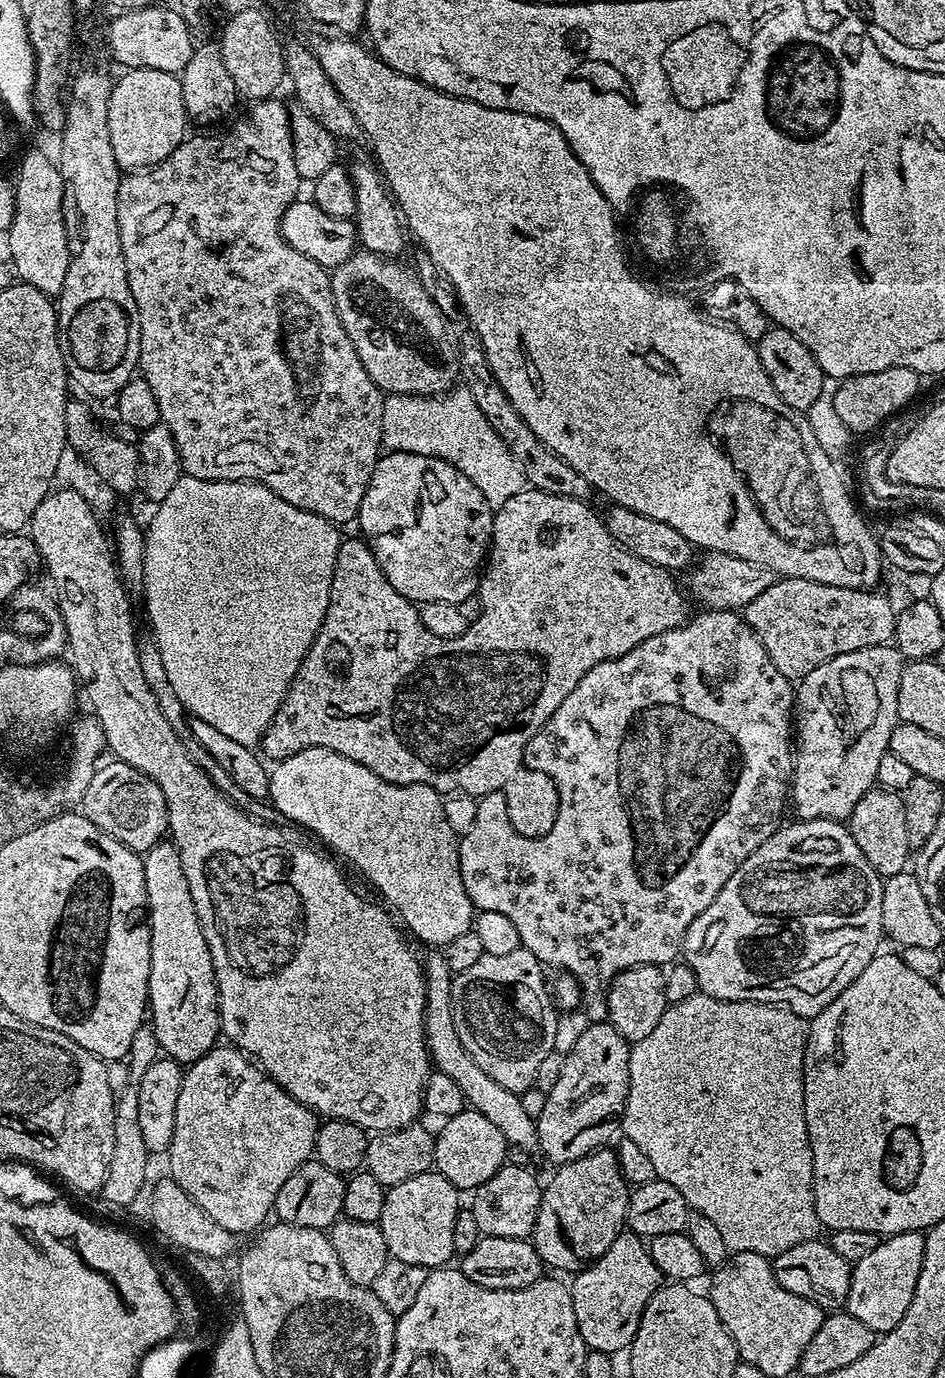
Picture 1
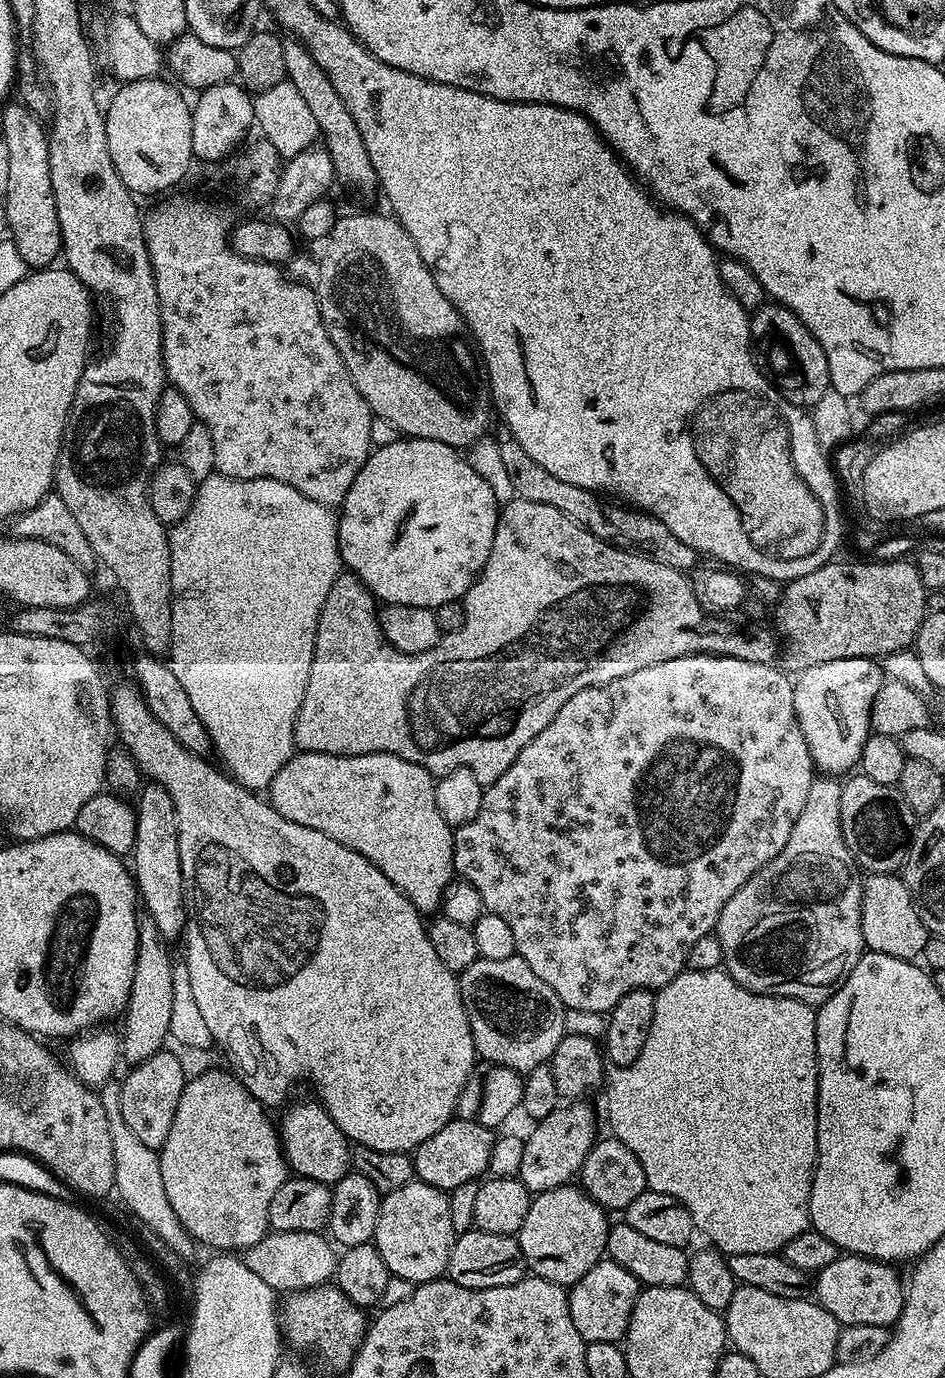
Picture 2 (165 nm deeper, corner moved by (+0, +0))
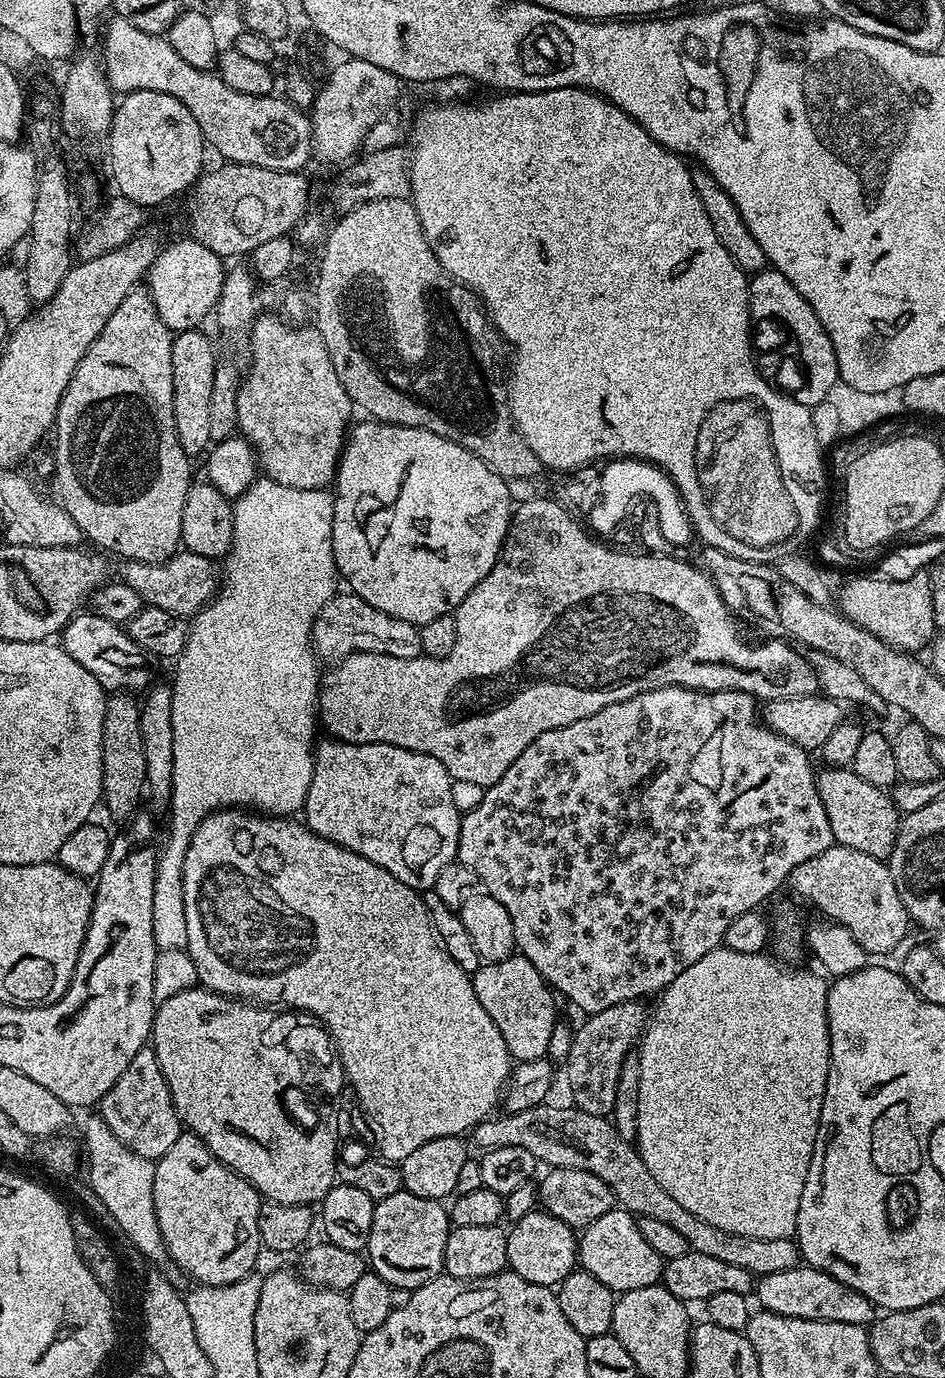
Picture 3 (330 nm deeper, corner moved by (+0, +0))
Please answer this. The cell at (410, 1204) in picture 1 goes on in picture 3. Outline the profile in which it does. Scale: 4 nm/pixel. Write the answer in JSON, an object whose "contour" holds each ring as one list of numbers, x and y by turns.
{"contour":[[403,1190,398,1194,390,1194,390,1198,376,1201,366,1249,367,1263,371,1271,377,1272,393,1288,421,1288,444,1272,449,1231,450,1212,441,1201,418,1198,418,1194]]}

